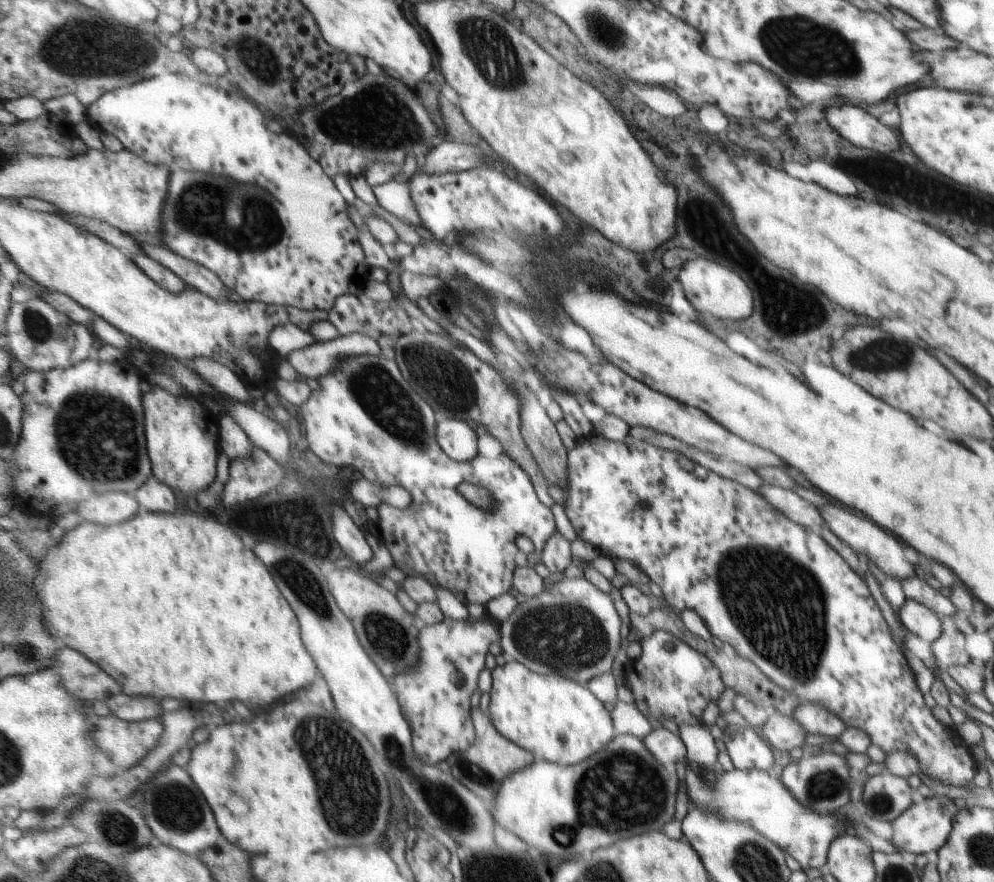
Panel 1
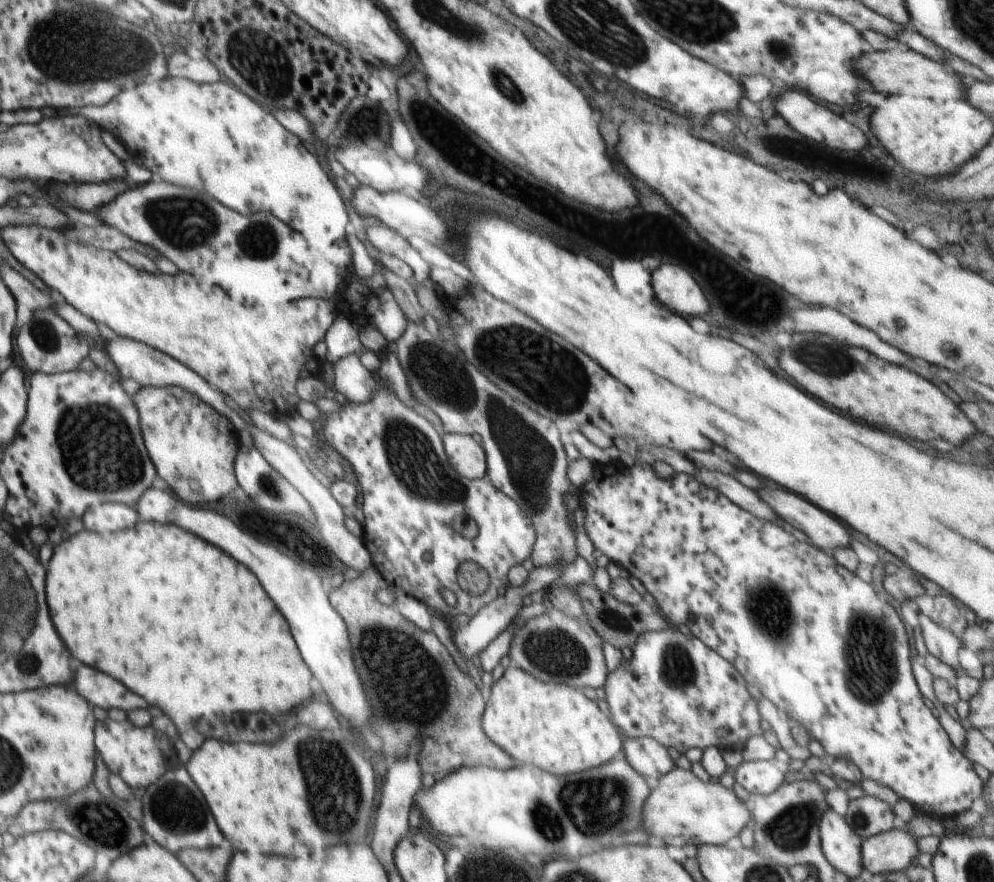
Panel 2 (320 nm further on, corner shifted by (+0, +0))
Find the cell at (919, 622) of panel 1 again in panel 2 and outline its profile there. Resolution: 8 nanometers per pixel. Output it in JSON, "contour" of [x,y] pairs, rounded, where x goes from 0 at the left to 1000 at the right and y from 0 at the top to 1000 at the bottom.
{"contour":[[[926,696],[925,706],[934,739],[964,764],[968,760],[965,749],[965,739],[969,735],[967,724],[932,697]]]}

